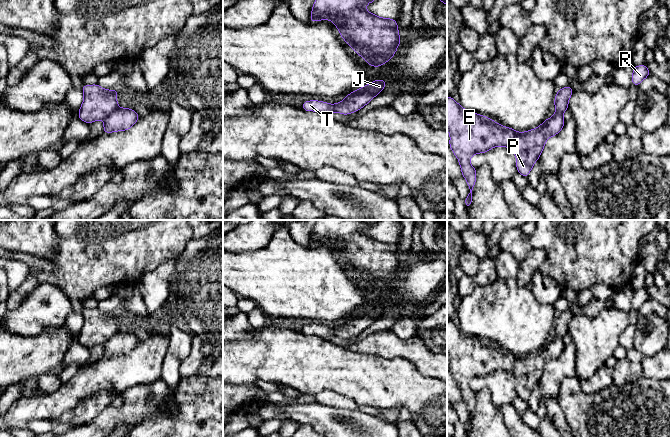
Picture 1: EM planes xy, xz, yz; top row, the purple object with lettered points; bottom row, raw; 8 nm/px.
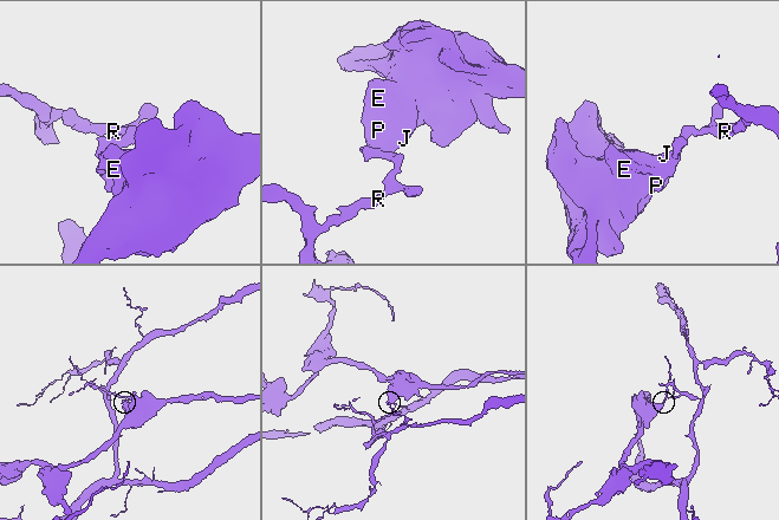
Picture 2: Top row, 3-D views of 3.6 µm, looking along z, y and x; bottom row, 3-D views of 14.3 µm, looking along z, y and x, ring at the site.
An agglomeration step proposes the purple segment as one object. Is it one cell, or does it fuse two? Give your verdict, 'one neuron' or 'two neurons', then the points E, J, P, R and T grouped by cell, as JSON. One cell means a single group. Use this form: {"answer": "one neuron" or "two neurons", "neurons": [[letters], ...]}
{"answer": "two neurons", "neurons": [["E", "J", "P"], ["R", "T"]]}

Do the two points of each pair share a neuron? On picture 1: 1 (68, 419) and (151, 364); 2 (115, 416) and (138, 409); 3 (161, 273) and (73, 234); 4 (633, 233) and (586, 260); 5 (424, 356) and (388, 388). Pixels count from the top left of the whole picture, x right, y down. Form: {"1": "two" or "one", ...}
{"1": "two", "2": "one", "3": "two", "4": "one", "5": "two"}

